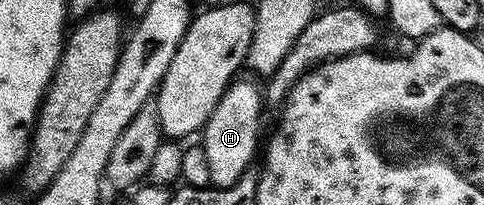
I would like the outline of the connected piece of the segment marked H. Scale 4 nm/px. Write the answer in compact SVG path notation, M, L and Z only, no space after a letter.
M234 79L225 89L203 129L203 147L211 170L211 185L215 188L230 188L239 182L241 175L250 171L253 155L259 152L257 135L261 132L263 92L251 81L241 79Z

